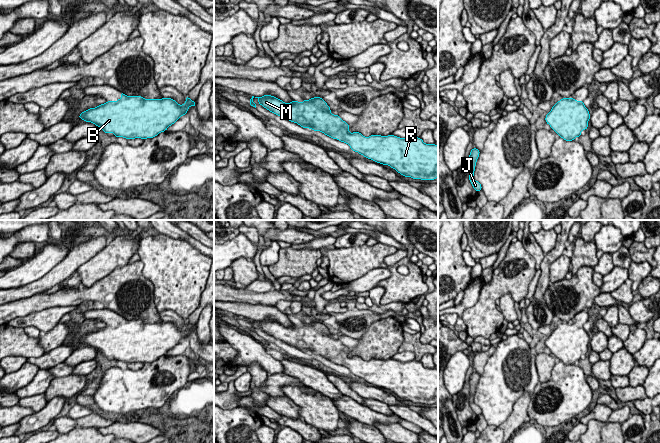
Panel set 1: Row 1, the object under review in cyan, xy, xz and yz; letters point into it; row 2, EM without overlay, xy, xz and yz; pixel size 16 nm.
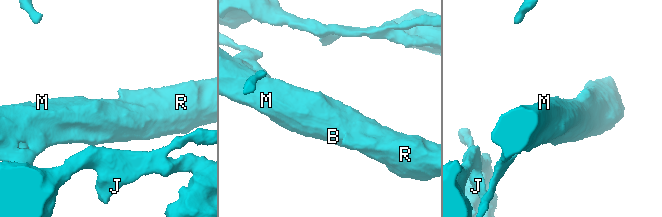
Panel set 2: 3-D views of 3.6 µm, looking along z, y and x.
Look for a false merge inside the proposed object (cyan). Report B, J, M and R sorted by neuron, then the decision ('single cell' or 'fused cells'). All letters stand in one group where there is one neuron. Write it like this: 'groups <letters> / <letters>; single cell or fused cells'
groups B J M R; single cell

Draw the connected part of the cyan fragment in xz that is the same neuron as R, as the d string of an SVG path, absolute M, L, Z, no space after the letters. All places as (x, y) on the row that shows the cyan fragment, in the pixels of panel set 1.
M264 95L255 97L260 105L303 128L320 131L325 135L348 144L351 150L388 165L404 177L435 180L438 177L438 146L425 144L421 138L400 138L394 135L363 136L350 133L350 126L339 115L334 115L321 97L300 103L292 100L285 103L277 97Z

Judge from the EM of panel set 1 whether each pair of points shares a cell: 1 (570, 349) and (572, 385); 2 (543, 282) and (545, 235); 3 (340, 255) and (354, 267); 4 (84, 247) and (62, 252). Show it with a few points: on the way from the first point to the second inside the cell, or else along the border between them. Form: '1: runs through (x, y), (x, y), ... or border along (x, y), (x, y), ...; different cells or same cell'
1: border along (560, 360), (565, 364), (572, 364); different cells
2: border along (558, 234), (555, 246), (545, 254); different cells
3: runs through (343, 258), (351, 264); same cell
4: border along (69, 252), (52, 268); different cells

